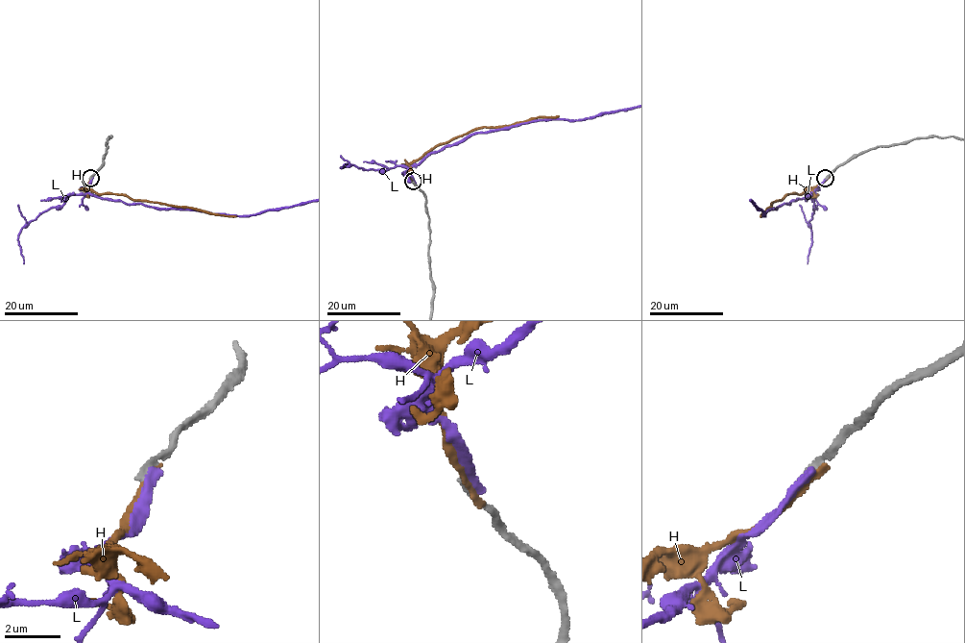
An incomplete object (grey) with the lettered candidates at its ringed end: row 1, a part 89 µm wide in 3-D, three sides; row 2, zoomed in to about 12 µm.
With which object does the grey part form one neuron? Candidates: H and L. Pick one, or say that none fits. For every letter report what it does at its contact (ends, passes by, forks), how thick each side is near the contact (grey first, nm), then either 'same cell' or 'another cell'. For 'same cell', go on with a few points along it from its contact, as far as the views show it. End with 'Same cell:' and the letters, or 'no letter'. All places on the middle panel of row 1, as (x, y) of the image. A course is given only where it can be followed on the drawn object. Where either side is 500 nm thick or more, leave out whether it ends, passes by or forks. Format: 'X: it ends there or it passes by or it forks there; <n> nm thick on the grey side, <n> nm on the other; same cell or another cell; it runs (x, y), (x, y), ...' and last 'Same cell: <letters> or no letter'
H: it ends there; 280 nm thick on the grey side, 280 nm on the other; another cell
L: it ends there; 260 nm thick on the grey side, 320 nm on the other; another cell
Same cell: no letter

